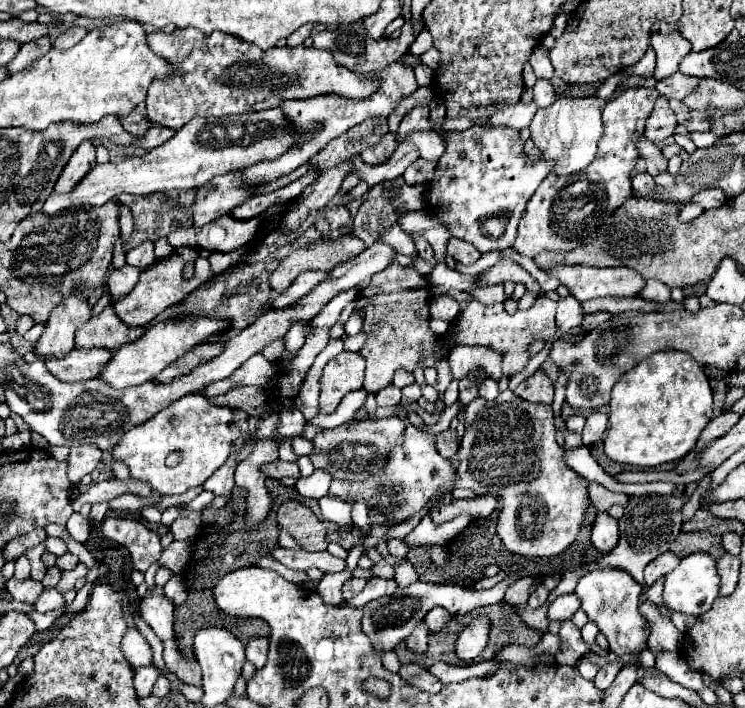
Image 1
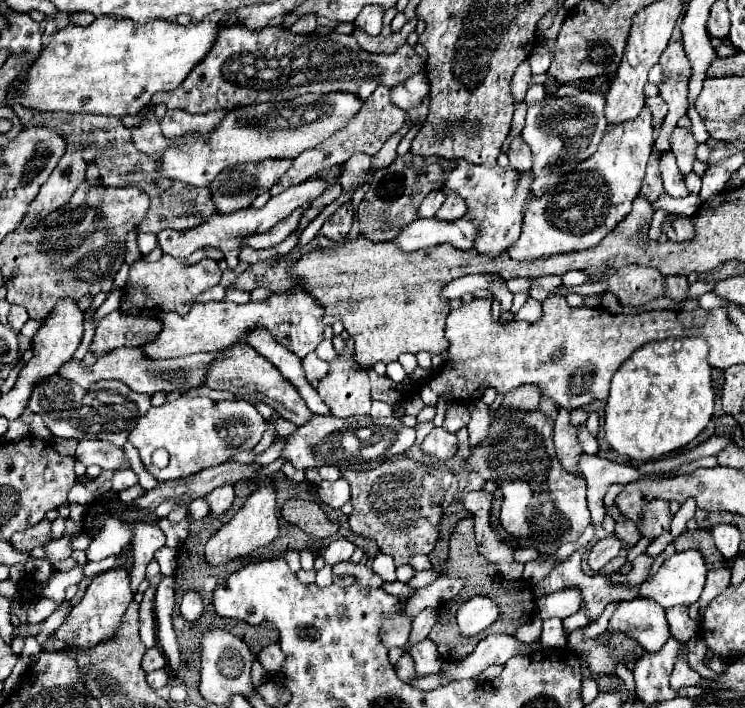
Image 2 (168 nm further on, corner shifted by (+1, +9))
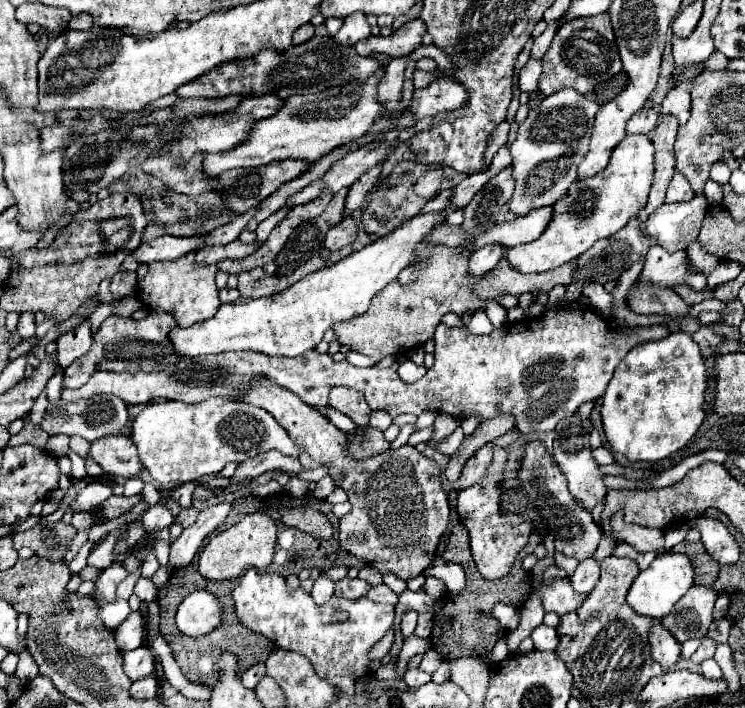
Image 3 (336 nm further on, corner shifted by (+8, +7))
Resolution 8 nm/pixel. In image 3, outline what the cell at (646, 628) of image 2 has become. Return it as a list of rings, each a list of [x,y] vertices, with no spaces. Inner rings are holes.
[[[654,620],[654,626],[650,628],[650,646],[652,658],[662,664],[664,670],[672,668],[680,660],[680,642],[670,636],[670,632],[660,624],[660,620]]]

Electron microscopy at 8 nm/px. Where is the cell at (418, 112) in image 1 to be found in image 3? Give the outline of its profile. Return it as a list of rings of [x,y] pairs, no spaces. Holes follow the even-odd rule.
[[[380,164],[374,166],[370,172],[362,174],[362,178],[360,178],[358,182],[354,182],[354,184],[350,186],[348,196],[346,196],[344,216],[350,216],[354,210],[358,210],[358,208],[362,208],[362,206],[366,204],[368,194],[370,194],[370,192],[374,190],[374,186],[376,186],[376,180],[378,180],[378,176],[380,176],[380,170],[382,170]]]

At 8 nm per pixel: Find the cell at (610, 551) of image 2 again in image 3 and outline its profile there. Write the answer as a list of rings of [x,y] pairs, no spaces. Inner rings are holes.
[[[594,558],[582,560],[578,564],[578,568],[574,570],[574,574],[570,576],[574,592],[590,594],[594,590],[594,586],[598,584],[598,576],[600,576],[600,564]]]

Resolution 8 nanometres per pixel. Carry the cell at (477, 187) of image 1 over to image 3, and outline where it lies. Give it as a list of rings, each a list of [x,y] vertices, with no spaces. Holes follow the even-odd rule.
[[[486,246],[476,250],[470,260],[468,260],[468,270],[474,276],[484,276],[486,272],[490,272],[502,258],[502,246]]]

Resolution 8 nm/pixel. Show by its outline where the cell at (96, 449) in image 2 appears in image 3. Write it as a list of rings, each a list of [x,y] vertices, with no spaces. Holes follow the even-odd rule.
[[[104,436],[92,444],[90,456],[104,468],[110,476],[134,478],[144,468],[138,460],[138,450],[128,436]]]

